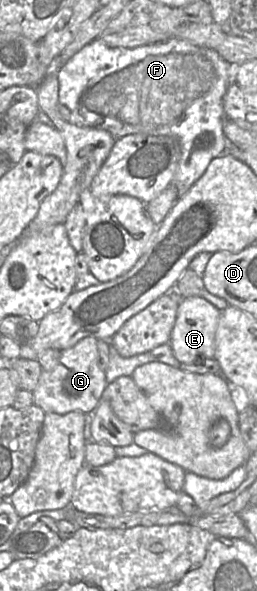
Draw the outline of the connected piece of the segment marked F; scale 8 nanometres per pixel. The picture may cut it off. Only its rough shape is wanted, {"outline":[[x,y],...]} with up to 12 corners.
{"outline":[[177,37],[61,66],[71,124],[177,138],[180,196],[226,153],[233,66]]}

